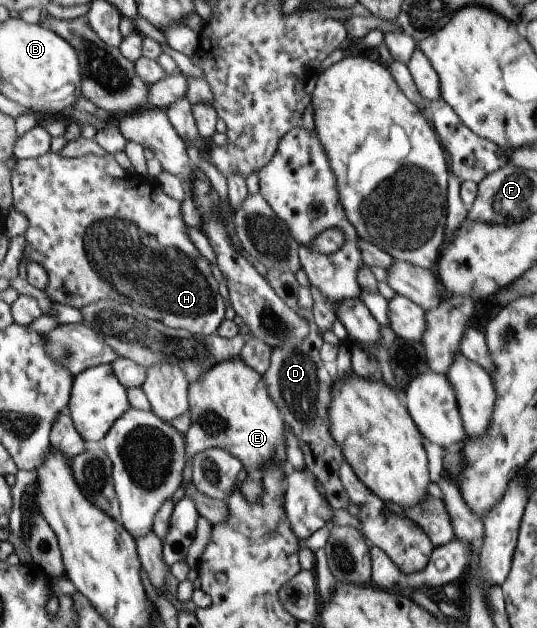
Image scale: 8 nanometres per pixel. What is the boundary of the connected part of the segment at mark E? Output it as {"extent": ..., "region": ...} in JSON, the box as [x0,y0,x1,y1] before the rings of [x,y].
{"extent":[172,355,285,501],"region":[[[238,355],[233,356],[232,358],[214,363],[211,368],[208,367],[204,372],[200,373],[200,376],[193,381],[190,381],[187,383],[187,412],[189,414],[189,421],[191,422],[189,424],[188,430],[183,434],[183,441],[185,442],[185,450],[184,452],[184,464],[182,474],[182,484],[177,488],[175,493],[173,494],[172,498],[174,500],[178,501],[181,499],[183,494],[183,484],[187,483],[191,480],[191,458],[195,457],[199,452],[202,452],[203,450],[206,450],[210,447],[218,447],[222,448],[222,450],[225,450],[228,452],[229,455],[235,456],[240,462],[242,469],[244,469],[244,472],[247,474],[250,472],[250,470],[254,470],[254,468],[259,469],[260,467],[263,467],[266,463],[269,463],[270,461],[282,461],[284,459],[283,456],[283,450],[284,450],[284,444],[285,439],[283,438],[283,430],[285,429],[285,423],[281,419],[281,416],[279,415],[278,409],[276,408],[276,405],[272,402],[272,399],[269,397],[269,394],[267,393],[265,384],[261,381],[261,375],[259,375],[255,370],[252,370]]]}

